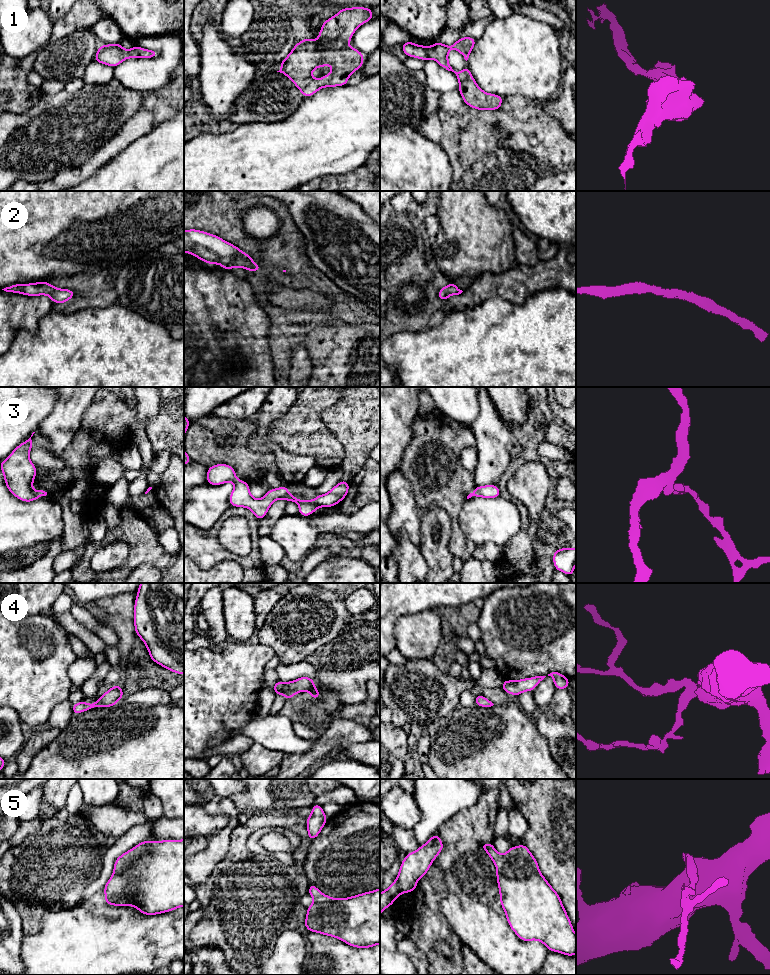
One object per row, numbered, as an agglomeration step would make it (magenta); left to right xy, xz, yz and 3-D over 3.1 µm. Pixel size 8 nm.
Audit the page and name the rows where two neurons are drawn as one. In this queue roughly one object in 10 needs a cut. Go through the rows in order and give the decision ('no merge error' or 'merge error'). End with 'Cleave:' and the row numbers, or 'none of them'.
1: no merge error
2: no merge error
3: no merge error
4: no merge error
5: no merge error
Cleave: none of them

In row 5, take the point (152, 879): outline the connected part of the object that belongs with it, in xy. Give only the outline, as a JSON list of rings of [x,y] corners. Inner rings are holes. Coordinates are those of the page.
[[[184,839],[139,843],[117,857],[111,878],[104,887],[105,903],[114,906],[133,906],[144,915],[156,915],[184,906]]]

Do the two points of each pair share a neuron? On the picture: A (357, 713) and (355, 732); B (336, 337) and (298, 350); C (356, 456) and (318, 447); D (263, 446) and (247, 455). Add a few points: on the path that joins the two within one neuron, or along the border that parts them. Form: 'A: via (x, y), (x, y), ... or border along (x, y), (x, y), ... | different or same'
A: border along (339, 715), (344, 718), (354, 719), (369, 728) | different
B: border along (301, 343), (309, 353), (312, 364), (311, 370) | different
C: border along (331, 433), (341, 443), (343, 448), (341, 463) | different
D: border along (256, 428), (247, 444), (270, 452), (276, 462) | different

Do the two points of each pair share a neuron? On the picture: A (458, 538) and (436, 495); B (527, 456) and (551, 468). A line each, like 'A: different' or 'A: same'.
A: same
B: same

